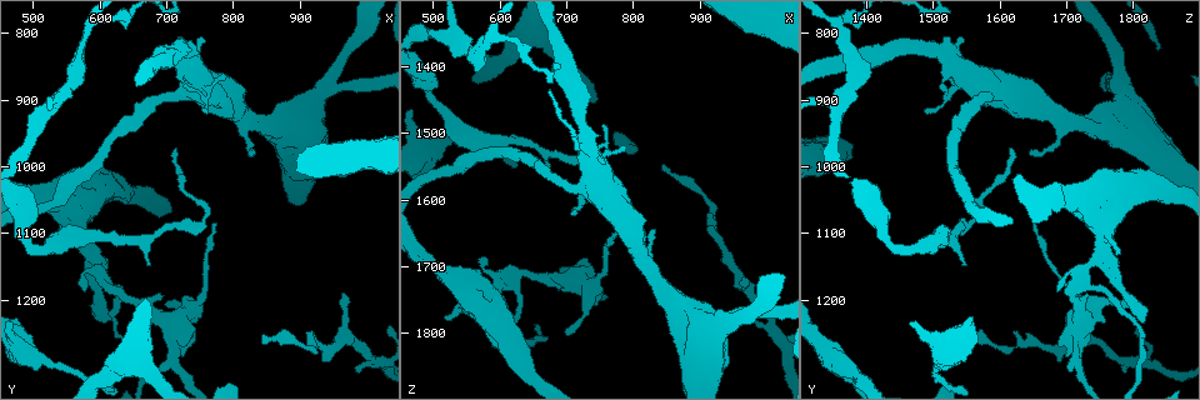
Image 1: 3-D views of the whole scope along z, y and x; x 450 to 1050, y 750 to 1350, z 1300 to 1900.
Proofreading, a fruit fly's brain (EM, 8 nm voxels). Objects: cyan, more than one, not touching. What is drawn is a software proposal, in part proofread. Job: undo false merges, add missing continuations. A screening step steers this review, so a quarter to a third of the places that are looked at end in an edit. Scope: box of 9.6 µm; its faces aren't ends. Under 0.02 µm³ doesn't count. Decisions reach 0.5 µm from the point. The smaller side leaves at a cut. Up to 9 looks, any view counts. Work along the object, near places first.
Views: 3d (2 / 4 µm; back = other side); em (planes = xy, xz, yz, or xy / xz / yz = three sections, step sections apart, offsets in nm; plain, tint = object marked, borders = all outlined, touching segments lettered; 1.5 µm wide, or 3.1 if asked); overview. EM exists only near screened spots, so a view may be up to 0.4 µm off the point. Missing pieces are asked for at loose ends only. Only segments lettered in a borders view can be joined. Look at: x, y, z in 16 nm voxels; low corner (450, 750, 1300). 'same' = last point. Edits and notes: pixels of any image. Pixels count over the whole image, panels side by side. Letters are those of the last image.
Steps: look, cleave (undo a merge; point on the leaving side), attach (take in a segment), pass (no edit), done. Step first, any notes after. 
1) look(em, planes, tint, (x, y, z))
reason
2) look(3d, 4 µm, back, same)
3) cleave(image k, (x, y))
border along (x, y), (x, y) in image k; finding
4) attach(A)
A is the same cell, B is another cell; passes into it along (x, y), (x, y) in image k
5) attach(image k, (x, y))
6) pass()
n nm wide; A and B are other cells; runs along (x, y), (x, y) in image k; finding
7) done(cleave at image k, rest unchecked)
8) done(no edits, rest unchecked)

look(em, planes, plain, (550, 1305, 1505))
thick turns thin

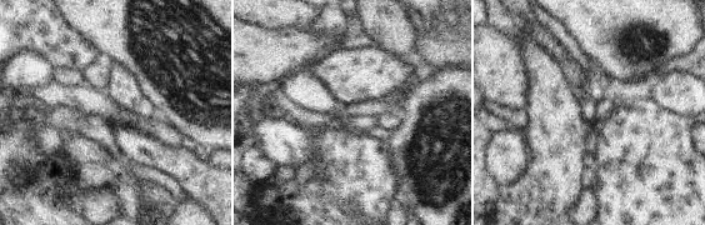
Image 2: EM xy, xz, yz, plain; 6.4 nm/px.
look(em, planes, tint, same)
where the object lies

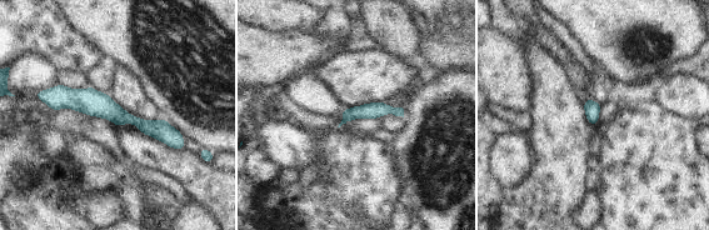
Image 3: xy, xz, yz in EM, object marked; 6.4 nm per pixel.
look(em, planes, borders, same)

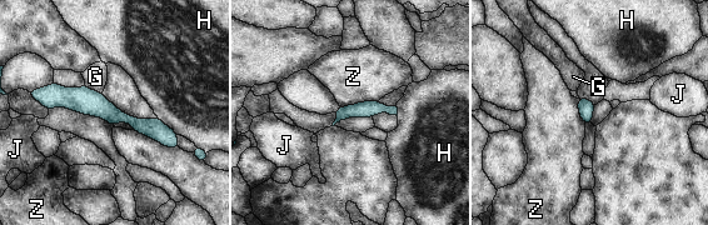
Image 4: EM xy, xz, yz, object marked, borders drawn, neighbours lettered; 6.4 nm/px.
pass()
G, H, J and Z are other cells; border along (378, 100), (364, 100), (340, 106) in image 4; all the same cell

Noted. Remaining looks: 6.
look(3d, 4 µm, (570, 1105, 1515))
sudden change in width

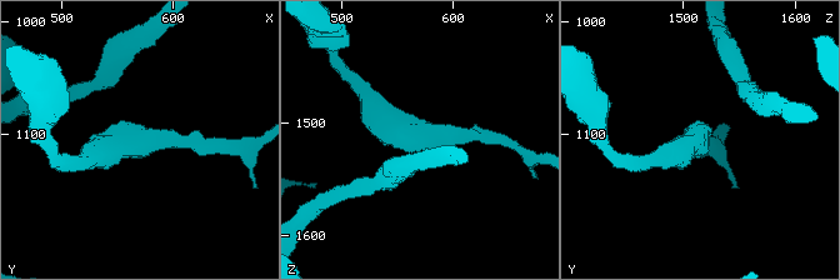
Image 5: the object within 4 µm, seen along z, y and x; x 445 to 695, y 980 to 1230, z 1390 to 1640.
look(em, yz, step 4, tint, (568, 1106, 1512))
arms of 190, 380 nm

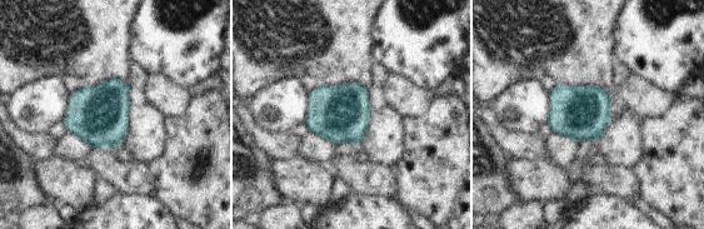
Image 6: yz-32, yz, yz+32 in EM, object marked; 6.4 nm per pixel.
look(em, planes, borders, same)

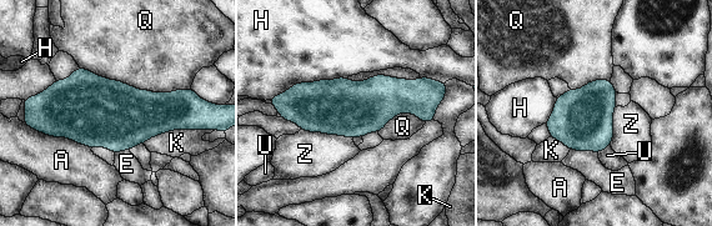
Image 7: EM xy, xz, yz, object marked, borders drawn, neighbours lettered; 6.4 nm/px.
pass()
A, E, H, K, Q, U and Z are other cells; runs along (284, 98), (416, 101), (429, 112) in image 7; one cell here

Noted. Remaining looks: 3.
look(em, planes, tint, (845, 1255, 1545))
an open end

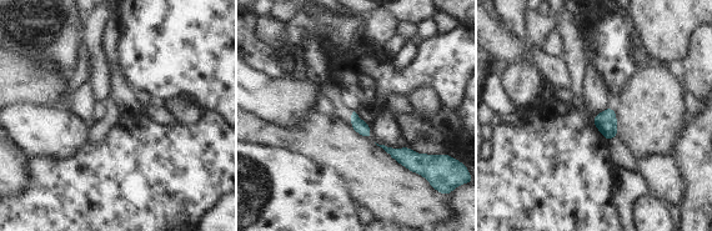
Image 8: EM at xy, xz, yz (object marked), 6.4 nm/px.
look(em, planes, borders, same)

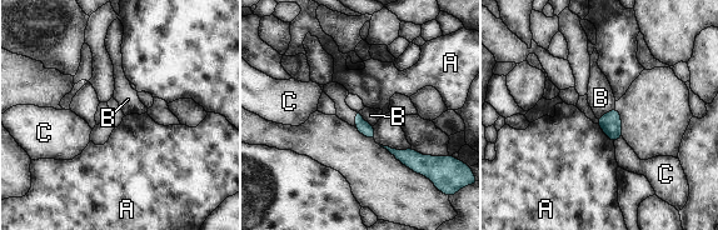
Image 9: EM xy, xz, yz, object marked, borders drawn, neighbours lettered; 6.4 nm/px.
pass()
A, B and C are other cells; none of them fits

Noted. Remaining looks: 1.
done(no edits, rest unchecked)

